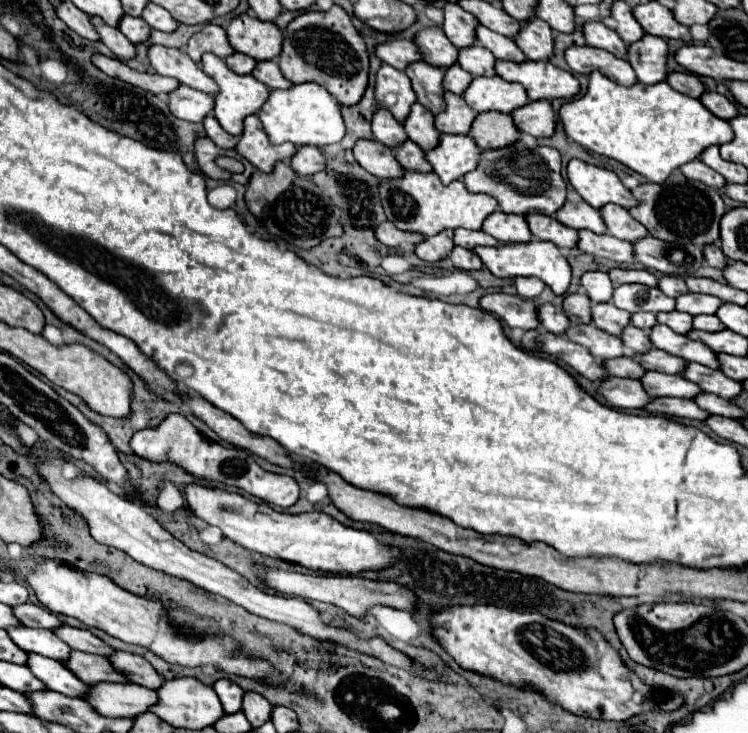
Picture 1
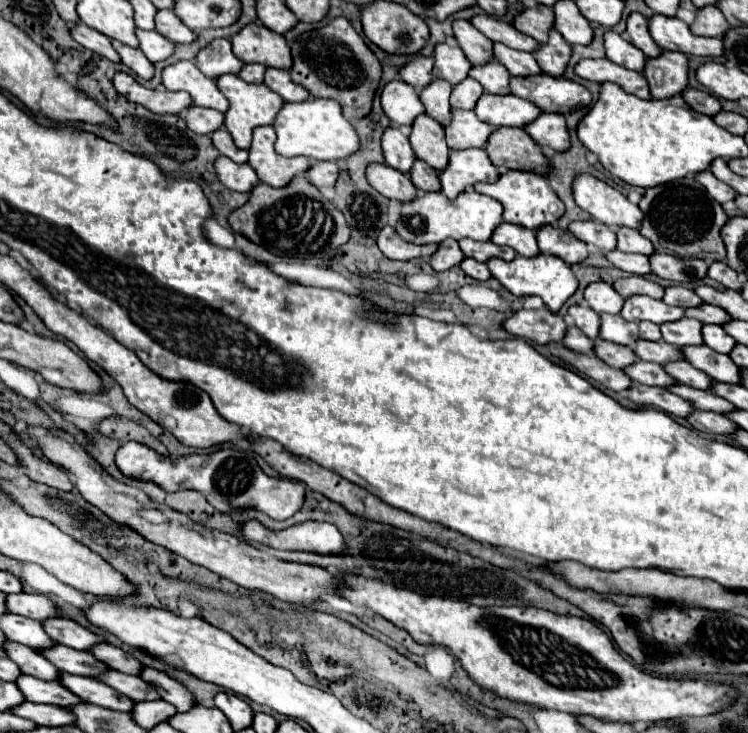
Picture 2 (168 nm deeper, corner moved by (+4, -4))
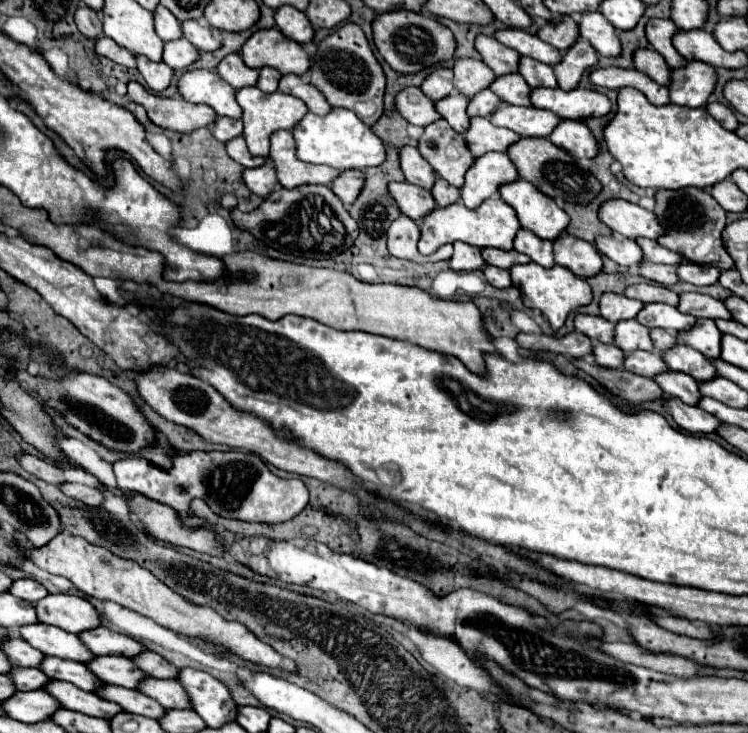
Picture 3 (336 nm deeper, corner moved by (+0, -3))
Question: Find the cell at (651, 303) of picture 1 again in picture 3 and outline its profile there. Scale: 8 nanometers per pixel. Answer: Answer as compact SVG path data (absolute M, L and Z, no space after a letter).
M646 303L642 307L642 311L636 317L638 323L646 325L646 327L662 327L666 331L682 331L682 329L690 329L696 319L688 313L680 313L676 307L666 305L666 303Z

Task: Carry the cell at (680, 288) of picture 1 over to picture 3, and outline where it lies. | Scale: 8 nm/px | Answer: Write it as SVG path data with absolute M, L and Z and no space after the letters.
M682 293L678 311L690 313L694 317L708 317L708 319L720 319L720 317L730 319L732 317L722 301L710 295L702 295L702 293Z

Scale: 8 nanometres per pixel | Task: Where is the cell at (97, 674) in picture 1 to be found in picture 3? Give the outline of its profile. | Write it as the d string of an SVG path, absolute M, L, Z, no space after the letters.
M142 679L138 683L138 691L144 695L156 699L162 707L190 707L190 701L186 699L186 691L178 687L178 681L174 679Z

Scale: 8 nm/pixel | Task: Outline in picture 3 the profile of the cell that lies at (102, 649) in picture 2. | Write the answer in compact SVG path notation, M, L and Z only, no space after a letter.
M142 651L140 655L132 657L132 661L134 661L136 667L142 669L148 677L174 679L174 675L178 675L178 669L176 669L174 665L170 665L164 657L160 657L158 653L152 653L152 651Z

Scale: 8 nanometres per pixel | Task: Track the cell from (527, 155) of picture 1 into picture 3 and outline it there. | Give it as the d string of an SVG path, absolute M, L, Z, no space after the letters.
M524 179L500 185L498 193L508 205L514 207L520 225L542 239L556 239L570 223L566 211L560 209L552 197L544 195Z

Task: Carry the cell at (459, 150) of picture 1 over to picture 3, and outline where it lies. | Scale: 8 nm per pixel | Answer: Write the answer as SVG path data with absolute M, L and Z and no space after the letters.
M486 153L474 159L466 171L466 181L460 187L460 199L466 207L474 209L484 199L496 195L498 187L518 179L516 167L506 153Z

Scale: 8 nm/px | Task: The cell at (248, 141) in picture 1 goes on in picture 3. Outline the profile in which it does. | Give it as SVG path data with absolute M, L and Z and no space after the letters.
M274 131L272 133L268 163L274 165L278 183L286 189L300 187L304 183L330 185L334 181L334 177L340 173L334 167L300 161L294 155L294 137L290 135L290 131Z

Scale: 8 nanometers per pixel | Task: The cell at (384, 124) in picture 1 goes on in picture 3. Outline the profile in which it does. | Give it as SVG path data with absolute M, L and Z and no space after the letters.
M404 145L400 149L400 167L402 167L402 173L408 183L420 185L424 189L430 189L436 179L430 163L420 155L420 151L416 147L410 147L410 145Z

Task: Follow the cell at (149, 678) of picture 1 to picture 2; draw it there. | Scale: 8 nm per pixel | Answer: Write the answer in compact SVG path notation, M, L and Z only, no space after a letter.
M144 668L140 674L142 680L146 680L148 684L154 684L158 688L158 694L162 696L162 700L174 704L178 708L178 712L188 712L192 708L192 704L196 702L194 694L178 680L170 678L166 672L156 670L156 668Z

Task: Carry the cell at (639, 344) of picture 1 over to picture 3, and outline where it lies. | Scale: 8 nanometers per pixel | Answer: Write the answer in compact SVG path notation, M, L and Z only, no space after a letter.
M674 345L674 347L666 349L666 351L662 351L662 359L670 369L688 373L696 381L714 379L714 375L716 375L710 361L706 357L702 357L700 351L690 349L688 345Z

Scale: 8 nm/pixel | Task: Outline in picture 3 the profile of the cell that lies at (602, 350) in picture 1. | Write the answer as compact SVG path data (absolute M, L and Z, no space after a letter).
M632 351L624 357L624 363L622 363L624 369L632 371L632 373L638 373L638 375L644 375L644 377L652 377L652 375L658 375L662 371L666 371L666 363L662 363L662 357L660 353L652 353L652 351Z

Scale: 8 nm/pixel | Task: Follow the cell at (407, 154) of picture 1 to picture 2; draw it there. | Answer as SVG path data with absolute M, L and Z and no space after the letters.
M416 160L410 172L410 180L414 182L414 186L422 192L440 192L440 180L438 180L438 172L434 168L430 168L426 162Z

